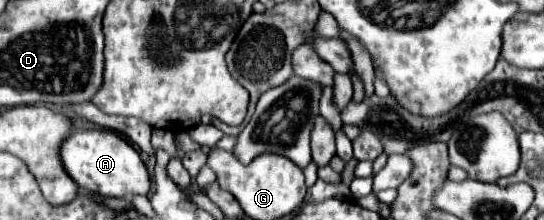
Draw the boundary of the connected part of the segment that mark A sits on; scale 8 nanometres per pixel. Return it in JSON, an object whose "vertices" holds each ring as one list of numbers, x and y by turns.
{"vertices":[[74,130,60,148,62,162,72,180,102,198,124,198,128,194,150,194,150,174,140,154,112,130]]}

